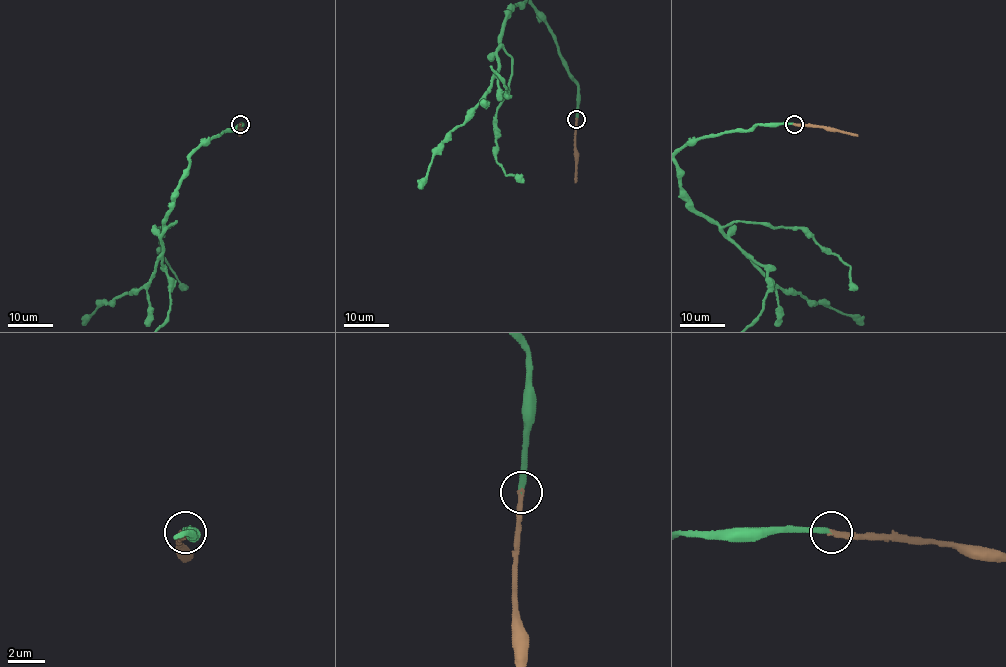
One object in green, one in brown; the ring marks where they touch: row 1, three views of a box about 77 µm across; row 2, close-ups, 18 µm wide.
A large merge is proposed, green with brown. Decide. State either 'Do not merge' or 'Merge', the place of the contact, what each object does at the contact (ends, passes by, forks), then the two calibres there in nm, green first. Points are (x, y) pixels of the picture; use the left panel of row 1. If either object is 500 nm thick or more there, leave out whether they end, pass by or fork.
Merge. Place: (240, 124). At the ring green ends. At the ring brown ends. Thickness 320 nm (green) against 280 nm

